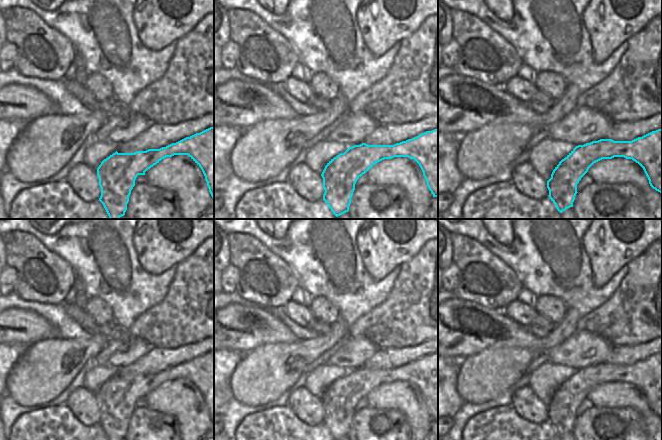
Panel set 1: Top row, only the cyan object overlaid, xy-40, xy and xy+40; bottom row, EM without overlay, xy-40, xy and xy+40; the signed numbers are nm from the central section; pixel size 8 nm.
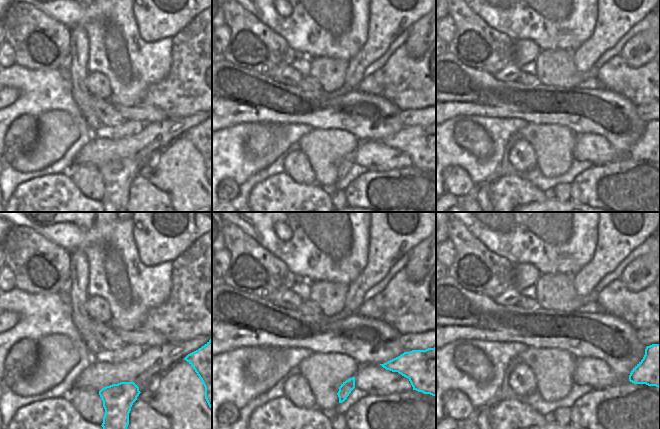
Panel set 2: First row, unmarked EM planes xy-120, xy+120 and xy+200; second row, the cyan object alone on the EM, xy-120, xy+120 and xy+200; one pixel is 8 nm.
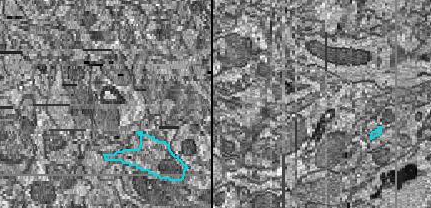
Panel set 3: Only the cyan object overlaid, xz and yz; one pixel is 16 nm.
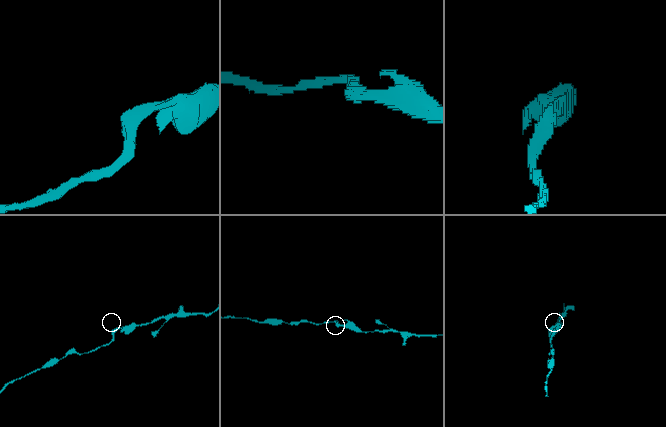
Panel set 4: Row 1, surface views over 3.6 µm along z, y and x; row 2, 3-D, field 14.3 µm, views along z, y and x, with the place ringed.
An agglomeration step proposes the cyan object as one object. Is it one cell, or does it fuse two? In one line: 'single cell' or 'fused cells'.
single cell

